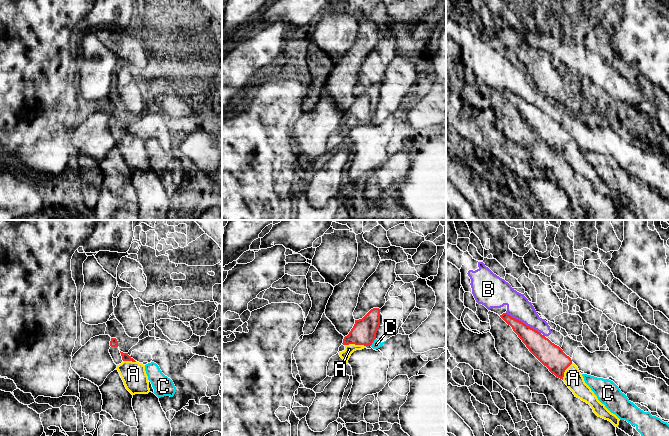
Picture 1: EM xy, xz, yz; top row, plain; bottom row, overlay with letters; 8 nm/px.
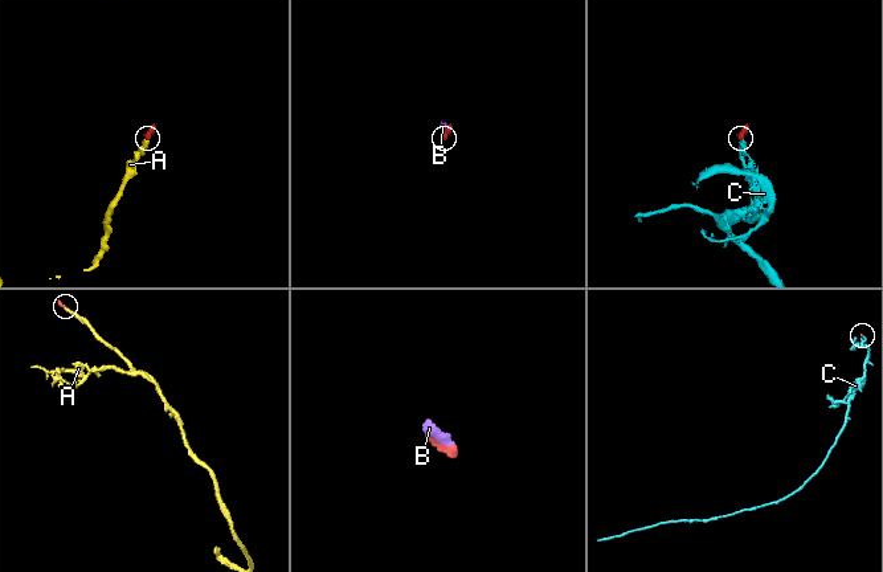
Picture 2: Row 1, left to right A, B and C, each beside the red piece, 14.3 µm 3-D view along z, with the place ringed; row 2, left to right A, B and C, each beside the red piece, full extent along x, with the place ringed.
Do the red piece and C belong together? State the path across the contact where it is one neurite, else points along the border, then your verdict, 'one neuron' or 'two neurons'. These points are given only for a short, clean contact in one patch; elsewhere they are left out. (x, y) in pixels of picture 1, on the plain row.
border xz (375, 114), (370, 121); two neurons

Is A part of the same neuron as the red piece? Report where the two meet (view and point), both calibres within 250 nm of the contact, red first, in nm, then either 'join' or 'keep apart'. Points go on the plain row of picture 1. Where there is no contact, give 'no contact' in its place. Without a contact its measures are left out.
xz (355, 120) | 190/80 nm | join

